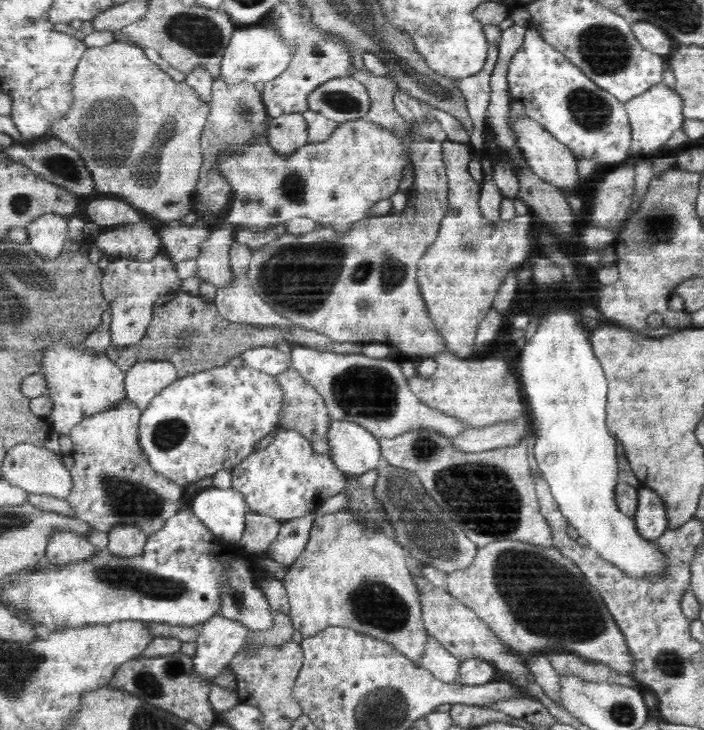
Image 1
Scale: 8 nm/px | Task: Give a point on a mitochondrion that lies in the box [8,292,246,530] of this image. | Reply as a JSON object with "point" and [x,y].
{"point":[122,498]}

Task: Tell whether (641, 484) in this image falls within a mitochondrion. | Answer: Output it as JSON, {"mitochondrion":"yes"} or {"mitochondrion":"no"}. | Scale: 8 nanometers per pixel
{"mitochondrion":"no"}

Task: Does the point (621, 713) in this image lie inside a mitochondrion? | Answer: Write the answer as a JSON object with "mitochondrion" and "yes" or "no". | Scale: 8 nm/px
{"mitochondrion":"yes"}

